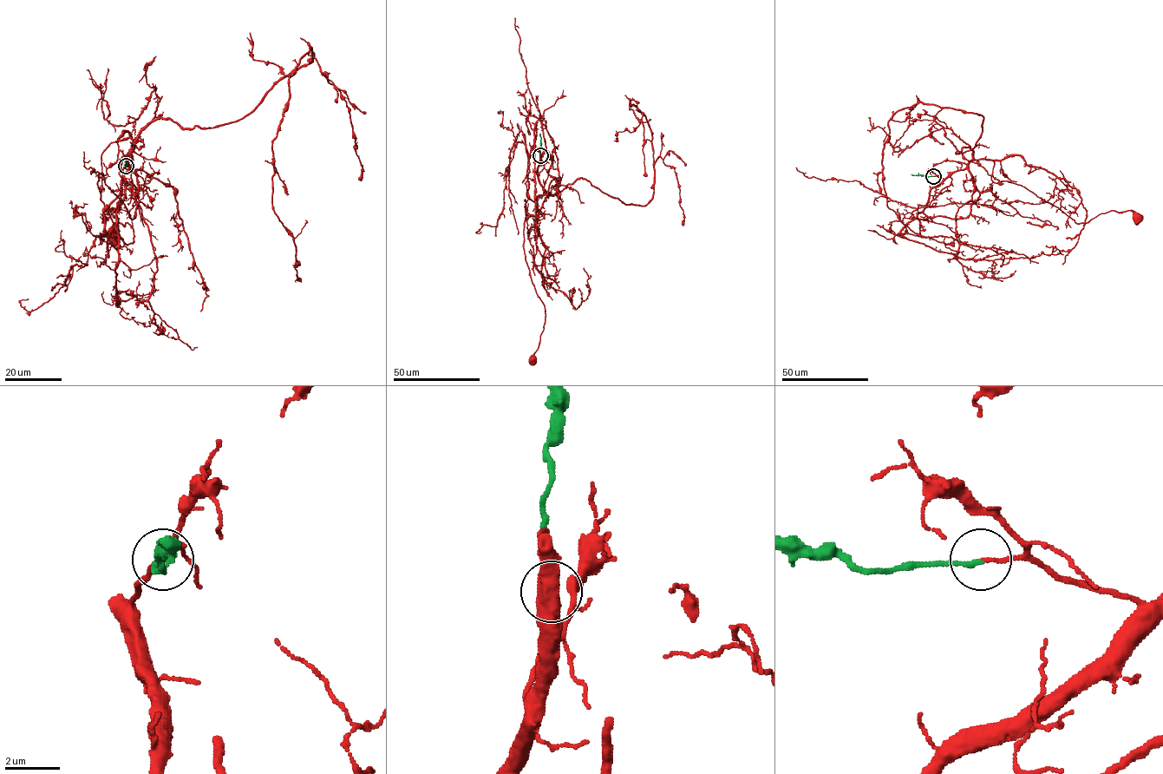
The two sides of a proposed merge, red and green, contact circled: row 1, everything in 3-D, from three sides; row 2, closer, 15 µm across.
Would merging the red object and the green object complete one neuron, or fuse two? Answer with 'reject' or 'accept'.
accept

